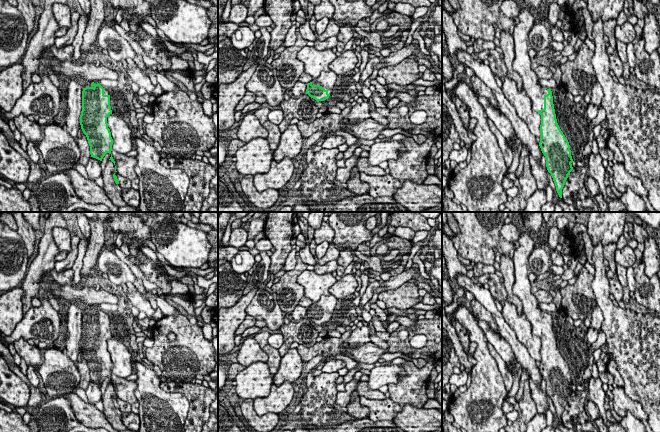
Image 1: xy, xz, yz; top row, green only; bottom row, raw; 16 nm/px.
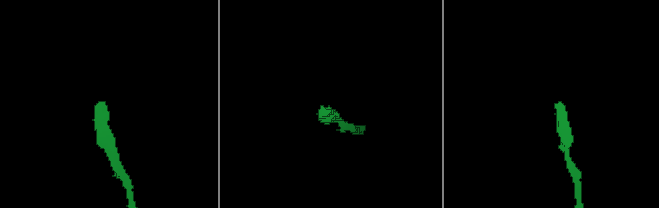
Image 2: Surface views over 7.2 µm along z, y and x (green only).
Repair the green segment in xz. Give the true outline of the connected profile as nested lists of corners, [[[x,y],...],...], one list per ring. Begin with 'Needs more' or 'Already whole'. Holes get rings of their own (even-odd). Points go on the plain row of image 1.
Needs more. [[[322,295],[318,302],[313,302],[312,305],[307,308],[306,318],[317,326],[324,325],[328,323],[333,316],[337,303],[338,299],[334,295]]]

